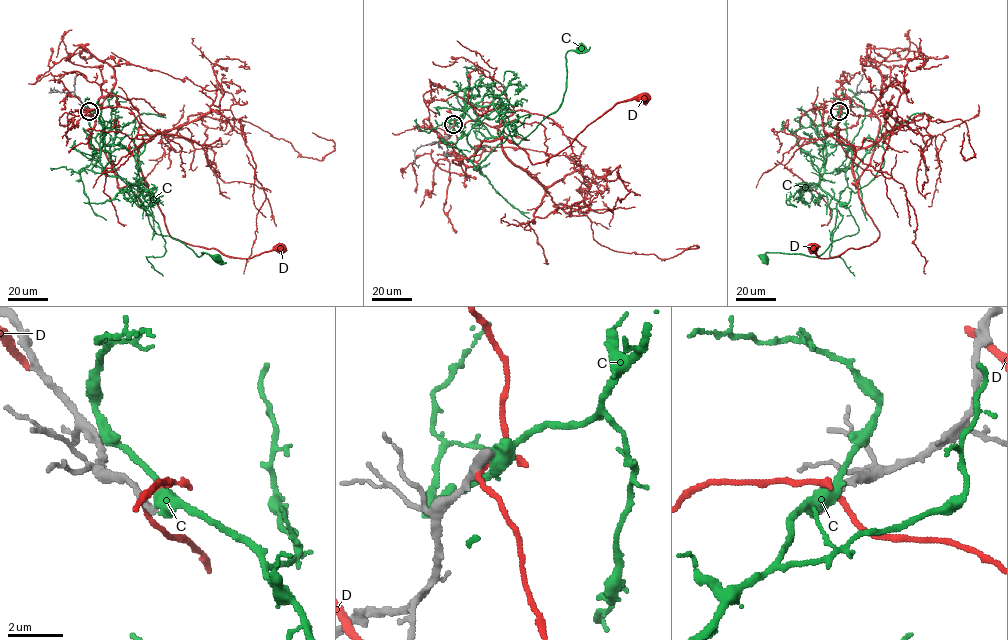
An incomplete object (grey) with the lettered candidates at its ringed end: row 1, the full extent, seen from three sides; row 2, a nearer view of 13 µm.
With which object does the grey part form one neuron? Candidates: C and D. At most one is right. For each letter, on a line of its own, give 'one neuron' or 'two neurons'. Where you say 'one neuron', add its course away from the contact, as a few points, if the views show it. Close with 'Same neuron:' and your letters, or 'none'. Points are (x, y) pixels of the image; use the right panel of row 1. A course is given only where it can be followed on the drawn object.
C: two neurons
D: two neurons
Same neuron: none

